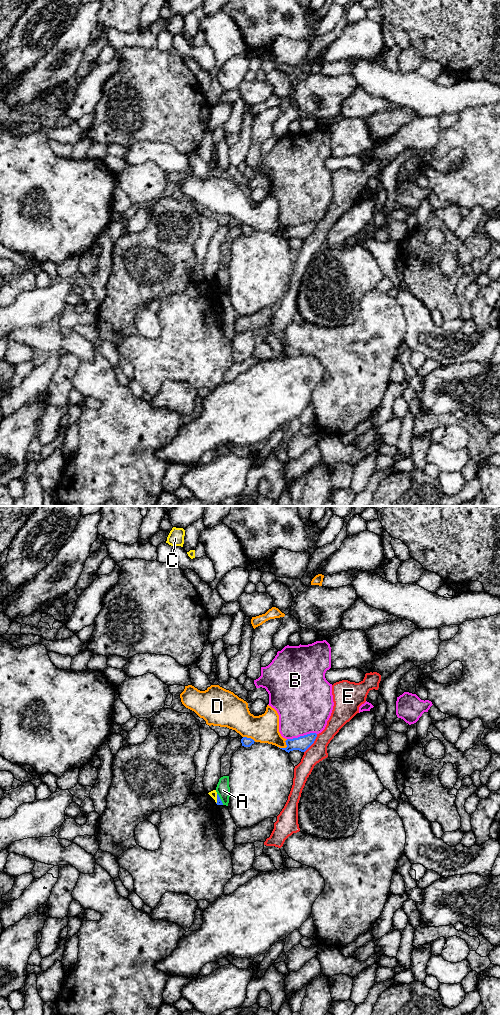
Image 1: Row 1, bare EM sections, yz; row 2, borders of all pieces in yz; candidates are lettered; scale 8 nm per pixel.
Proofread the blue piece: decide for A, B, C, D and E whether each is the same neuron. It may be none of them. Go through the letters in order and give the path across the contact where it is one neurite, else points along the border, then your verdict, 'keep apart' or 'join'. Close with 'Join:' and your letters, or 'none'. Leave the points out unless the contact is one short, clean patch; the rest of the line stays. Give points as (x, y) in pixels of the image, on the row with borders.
A: border yz (217, 793), (223, 804); keep apart
B: keep apart
C: border yz (217, 794), (216, 803); keep apart
D: border yz (287, 739), (285, 747), (278, 747); keep apart
E: border yz (317, 734), (314, 742), (304, 752); keep apart
Join: none

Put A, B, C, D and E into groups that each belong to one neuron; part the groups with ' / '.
A / B / C / D / E

